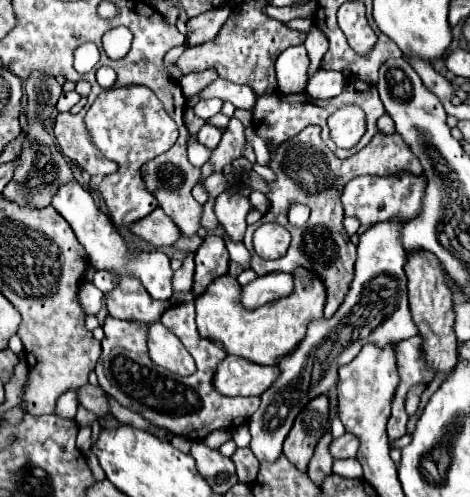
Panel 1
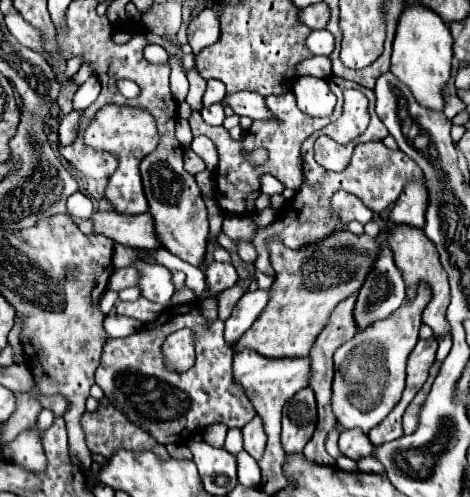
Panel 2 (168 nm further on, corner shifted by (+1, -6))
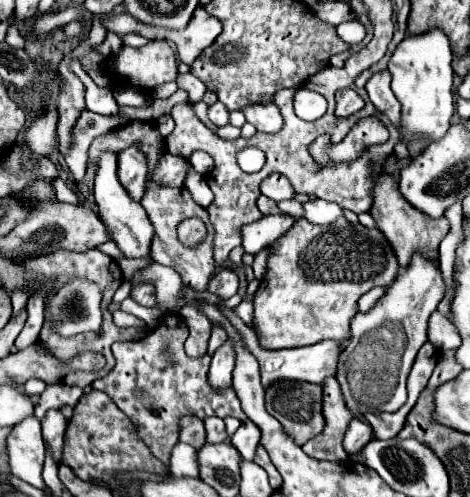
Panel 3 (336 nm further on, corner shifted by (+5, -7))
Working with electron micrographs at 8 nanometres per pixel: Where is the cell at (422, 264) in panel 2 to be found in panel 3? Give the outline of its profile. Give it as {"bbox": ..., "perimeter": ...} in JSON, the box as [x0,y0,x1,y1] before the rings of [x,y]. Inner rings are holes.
{"bbox":[369,176,449,270],"perimeter":[[[379,176],[375,180],[373,186],[373,206],[369,210],[369,214],[375,218],[377,228],[385,234],[387,242],[393,248],[393,254],[399,262],[399,268],[405,270],[413,258],[413,254],[421,254],[429,260],[437,260],[439,252],[437,246],[443,240],[443,236],[449,230],[449,222],[447,218],[439,218],[439,220],[427,220],[425,216],[419,216],[419,212],[415,212],[415,208],[411,208],[411,204],[407,204],[403,200],[403,196],[399,196],[399,190],[395,188],[395,180],[391,176]]]}

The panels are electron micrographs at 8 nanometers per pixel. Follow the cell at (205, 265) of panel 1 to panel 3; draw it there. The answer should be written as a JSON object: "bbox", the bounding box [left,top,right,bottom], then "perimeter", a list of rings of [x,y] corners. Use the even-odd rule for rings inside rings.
{"bbox":[207,268,239,298],"perimeter":[[[223,268],[215,276],[211,276],[207,288],[209,290],[215,290],[215,294],[219,298],[231,298],[233,294],[237,294],[237,288],[239,288],[237,274],[233,270],[229,270],[229,268]]]}

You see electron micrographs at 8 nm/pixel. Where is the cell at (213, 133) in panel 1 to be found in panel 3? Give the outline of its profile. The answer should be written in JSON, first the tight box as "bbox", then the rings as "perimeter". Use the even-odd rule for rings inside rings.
{"bbox":[189,150,213,174],"perimeter":[[[201,150],[193,152],[191,158],[189,158],[189,162],[193,164],[193,170],[199,172],[199,174],[207,174],[207,172],[213,168],[213,160],[211,160],[211,156],[209,156],[207,152],[201,152]]]}

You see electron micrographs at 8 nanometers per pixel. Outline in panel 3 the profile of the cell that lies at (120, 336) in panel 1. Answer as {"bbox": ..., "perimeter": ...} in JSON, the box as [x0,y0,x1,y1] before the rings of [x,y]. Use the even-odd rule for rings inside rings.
{"bbox":[91,312,247,464],"perimeter":[[[169,312],[163,316],[161,324],[153,328],[143,340],[115,342],[111,346],[115,356],[113,370],[91,384],[93,390],[105,392],[119,406],[119,410],[131,418],[131,422],[137,426],[139,436],[145,440],[151,452],[165,464],[169,464],[171,448],[177,444],[181,416],[233,416],[241,422],[247,420],[245,412],[241,410],[239,398],[235,396],[235,390],[231,386],[215,390],[207,382],[211,356],[205,354],[201,358],[189,358],[183,350],[185,338],[187,324],[181,316]],[[165,348],[169,348],[169,358],[173,362],[167,362],[167,358],[163,356]]]}

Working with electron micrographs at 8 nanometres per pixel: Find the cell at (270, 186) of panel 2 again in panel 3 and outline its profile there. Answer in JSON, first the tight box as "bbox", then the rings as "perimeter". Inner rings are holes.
{"bbox":[261,174,295,202],"perimeter":[[[271,174],[267,176],[263,182],[261,182],[261,194],[265,194],[267,198],[273,198],[275,202],[281,202],[281,200],[289,200],[295,196],[295,190],[291,188],[289,180],[281,174]]]}

